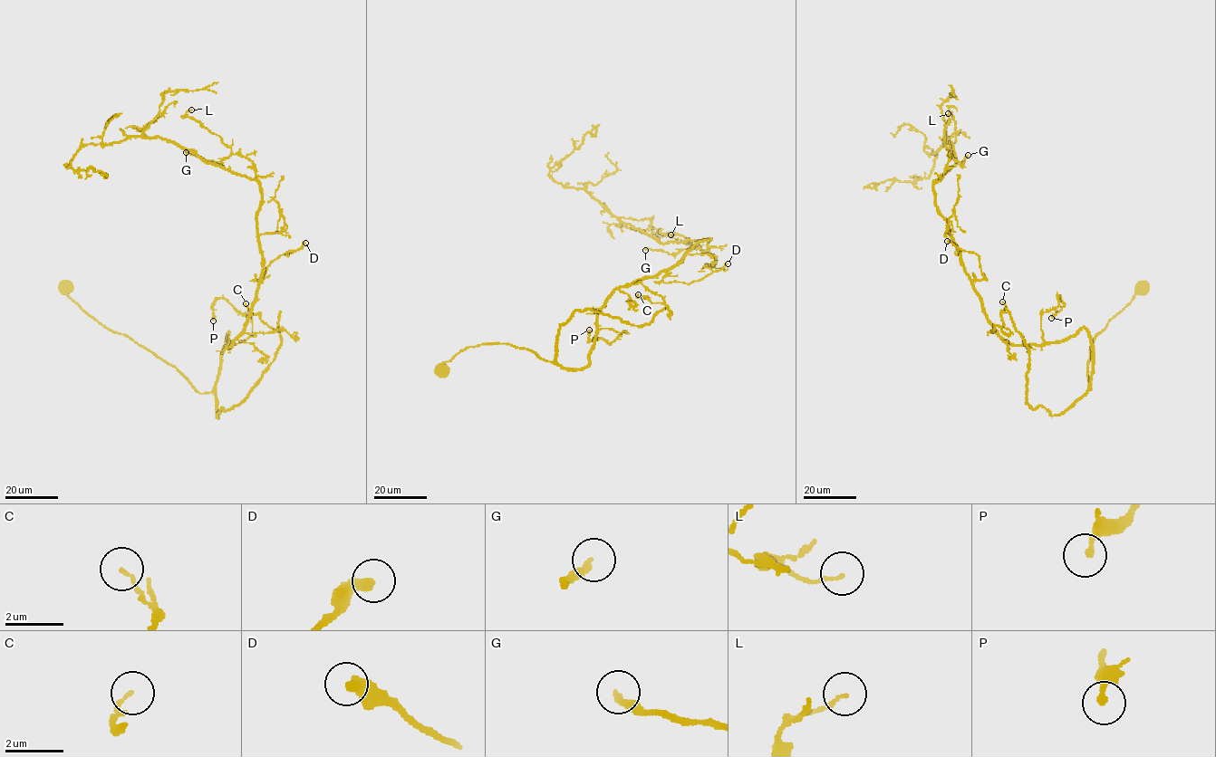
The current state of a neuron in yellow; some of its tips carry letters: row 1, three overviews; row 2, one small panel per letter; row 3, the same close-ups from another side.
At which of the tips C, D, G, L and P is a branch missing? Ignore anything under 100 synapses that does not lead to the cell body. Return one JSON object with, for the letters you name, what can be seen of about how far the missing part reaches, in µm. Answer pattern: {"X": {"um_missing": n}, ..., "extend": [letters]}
{"extend": []}

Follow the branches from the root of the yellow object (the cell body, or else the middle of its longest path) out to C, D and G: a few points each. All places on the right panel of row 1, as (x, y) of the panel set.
C: (1140, 288), (1092, 343), (1090, 389), (1089, 332), (1011, 345), (989, 331), (1004, 325), (1002, 301)
D: (1140, 288), (1092, 343), (1089, 389), (1089, 332), (1008, 343), (972, 286), (984, 278), (979, 257), (947, 241)
G: (1140, 288), (1092, 343), (1090, 389), (1083, 328), (1046, 344), (1001, 338), (935, 205), (950, 156), (968, 155)

